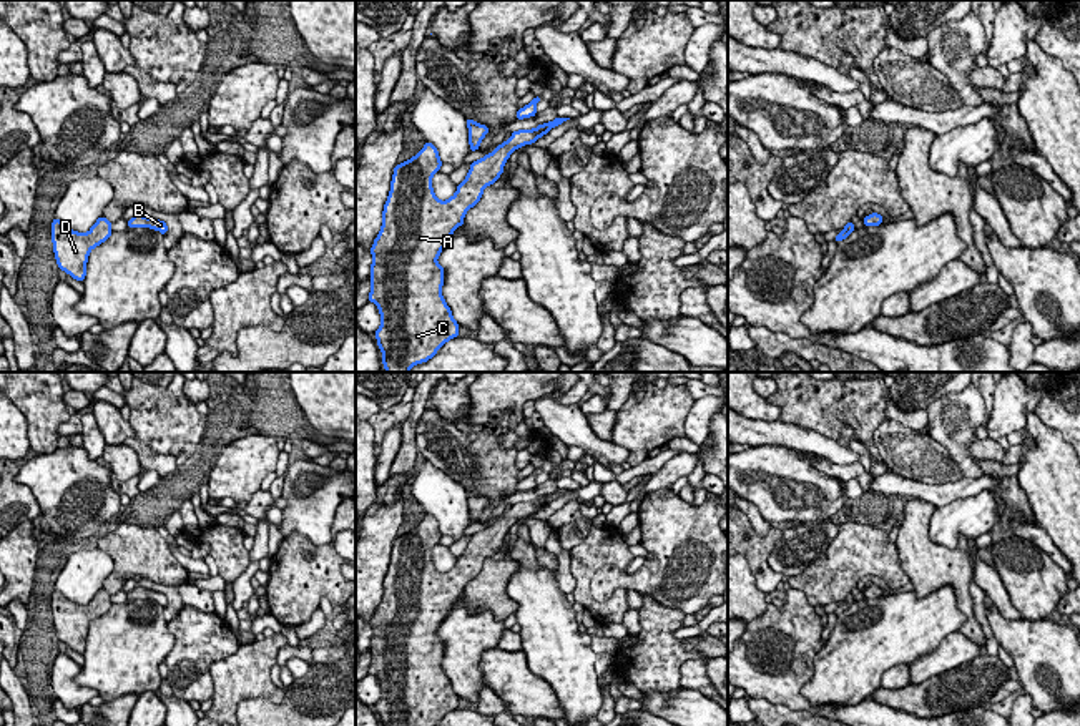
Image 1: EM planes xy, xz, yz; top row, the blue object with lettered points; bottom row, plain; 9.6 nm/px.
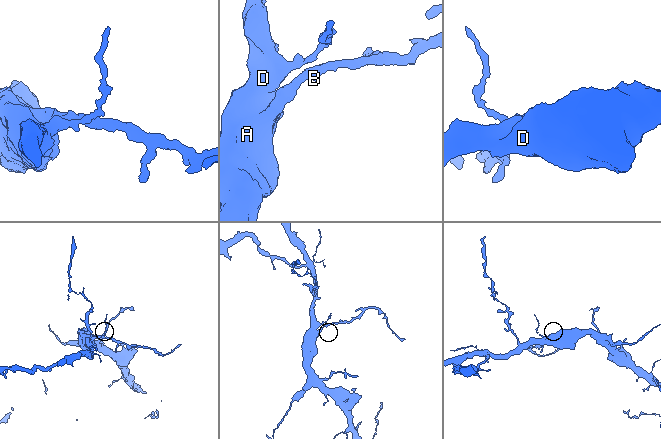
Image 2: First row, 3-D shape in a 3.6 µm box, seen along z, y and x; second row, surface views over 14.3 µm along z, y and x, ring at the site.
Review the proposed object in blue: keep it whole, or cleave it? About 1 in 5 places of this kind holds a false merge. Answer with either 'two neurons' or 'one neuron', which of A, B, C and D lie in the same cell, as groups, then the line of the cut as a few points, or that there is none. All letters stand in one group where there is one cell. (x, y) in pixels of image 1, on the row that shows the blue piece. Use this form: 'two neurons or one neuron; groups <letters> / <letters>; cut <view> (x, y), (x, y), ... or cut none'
one neuron; groups A B C D; cut none

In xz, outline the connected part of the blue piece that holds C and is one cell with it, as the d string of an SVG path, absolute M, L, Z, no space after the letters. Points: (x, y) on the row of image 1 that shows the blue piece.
M557 116L533 130L513 131L490 155L470 164L467 178L447 201L440 201L434 194L432 176L439 173L442 161L432 143L425 143L414 158L394 168L389 198L382 211L382 228L371 248L369 277L369 302L374 302L380 312L380 327L374 334L379 351L384 352L382 364L387 372L409 372L415 364L432 359L447 341L459 336L459 324L442 297L444 267L437 258L452 233L464 224L465 213L480 201L484 189L500 178L510 155L520 146L535 143L567 120L570 118Z

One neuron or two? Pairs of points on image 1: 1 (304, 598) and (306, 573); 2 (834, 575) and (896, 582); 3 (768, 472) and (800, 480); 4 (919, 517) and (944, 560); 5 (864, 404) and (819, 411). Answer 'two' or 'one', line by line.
1: one
2: one
3: one
4: one
5: one

